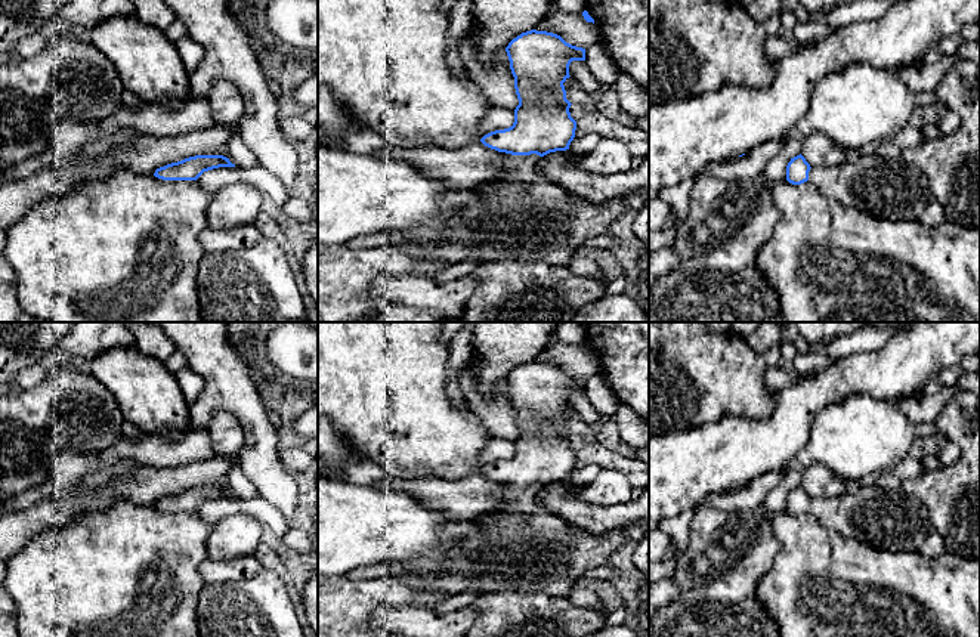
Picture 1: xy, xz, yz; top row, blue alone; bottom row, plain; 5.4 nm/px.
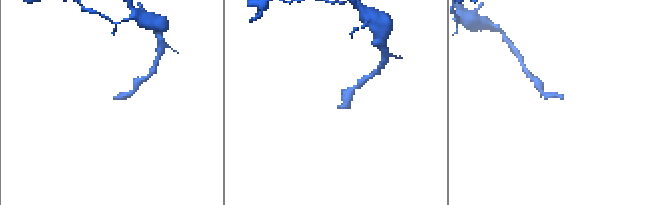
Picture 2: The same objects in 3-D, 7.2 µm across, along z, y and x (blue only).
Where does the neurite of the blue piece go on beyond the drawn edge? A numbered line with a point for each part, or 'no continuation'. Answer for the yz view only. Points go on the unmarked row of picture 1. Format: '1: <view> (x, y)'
1: yz (887, 519)

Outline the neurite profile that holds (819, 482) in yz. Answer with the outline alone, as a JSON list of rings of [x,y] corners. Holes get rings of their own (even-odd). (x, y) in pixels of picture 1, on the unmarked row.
[[[820,463],[804,467],[801,486],[810,498],[832,498],[847,491],[845,482]]]

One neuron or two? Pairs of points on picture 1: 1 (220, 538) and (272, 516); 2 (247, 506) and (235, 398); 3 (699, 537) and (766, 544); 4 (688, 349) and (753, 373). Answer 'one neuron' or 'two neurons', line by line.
1: two neurons
2: two neurons
3: one neuron
4: one neuron

